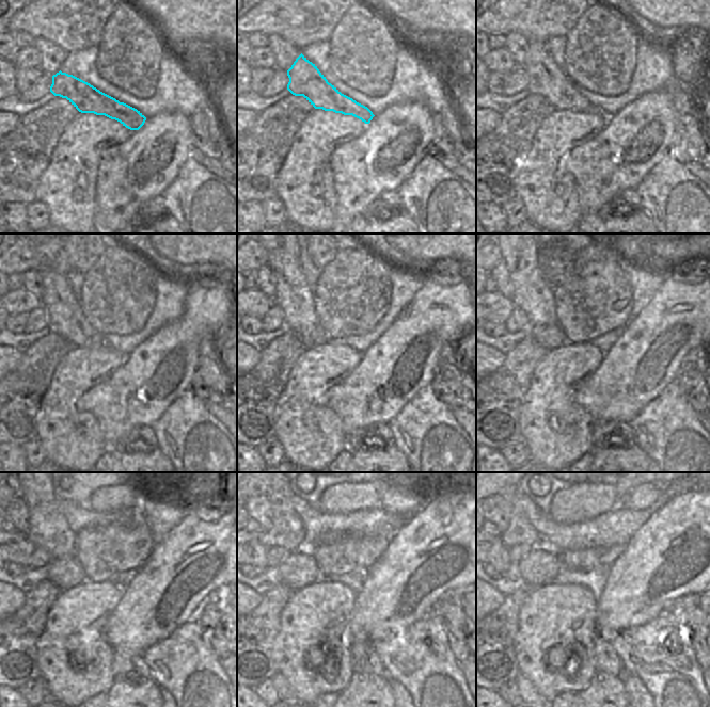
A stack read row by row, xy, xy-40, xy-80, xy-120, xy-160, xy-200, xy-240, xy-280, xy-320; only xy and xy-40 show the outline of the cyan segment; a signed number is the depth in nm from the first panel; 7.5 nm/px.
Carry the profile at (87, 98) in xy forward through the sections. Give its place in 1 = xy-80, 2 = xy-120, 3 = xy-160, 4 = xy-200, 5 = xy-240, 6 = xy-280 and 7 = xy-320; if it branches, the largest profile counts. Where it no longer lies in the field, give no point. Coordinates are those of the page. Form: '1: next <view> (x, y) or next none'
1: next xy-80 (546, 79)
2: next xy-120 (65, 318)
3: next xy-160 (294, 295)
4: next xy-200 (532, 293)
5: next xy-240 (49, 530)
6: next xy-280 (287, 531)
7: next xy-320 (520, 531)

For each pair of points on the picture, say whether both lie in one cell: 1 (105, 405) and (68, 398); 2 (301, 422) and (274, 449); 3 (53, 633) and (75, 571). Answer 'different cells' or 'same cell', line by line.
1: different cells
2: different cells
3: different cells

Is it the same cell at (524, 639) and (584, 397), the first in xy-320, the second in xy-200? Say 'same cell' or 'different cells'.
different cells

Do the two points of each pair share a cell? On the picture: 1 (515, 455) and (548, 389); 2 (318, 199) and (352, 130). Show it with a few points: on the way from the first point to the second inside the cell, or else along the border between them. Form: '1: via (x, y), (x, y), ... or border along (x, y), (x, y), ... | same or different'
1: border along (522, 440), (527, 451), (529, 460) | different
2: via (320, 180), (320, 153), (333, 140) | same

